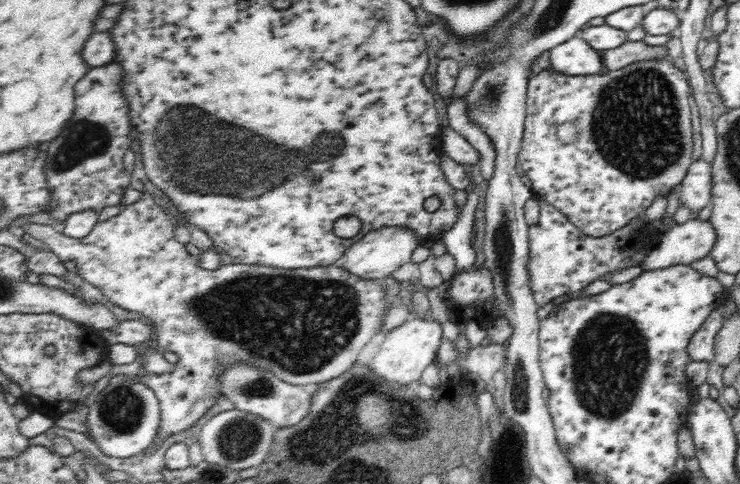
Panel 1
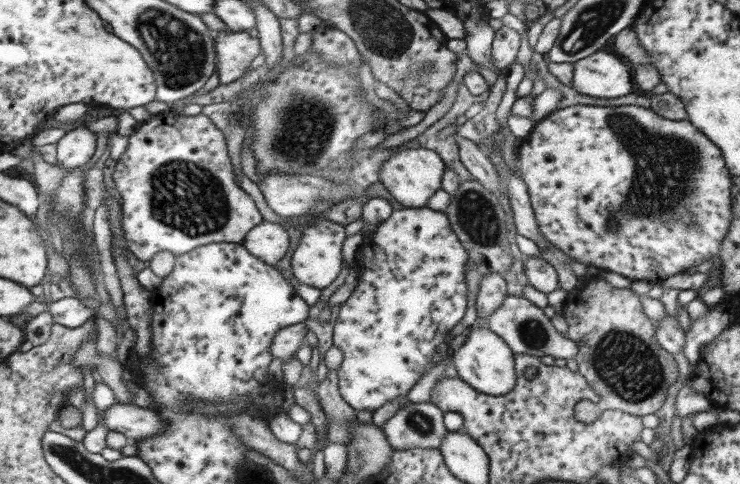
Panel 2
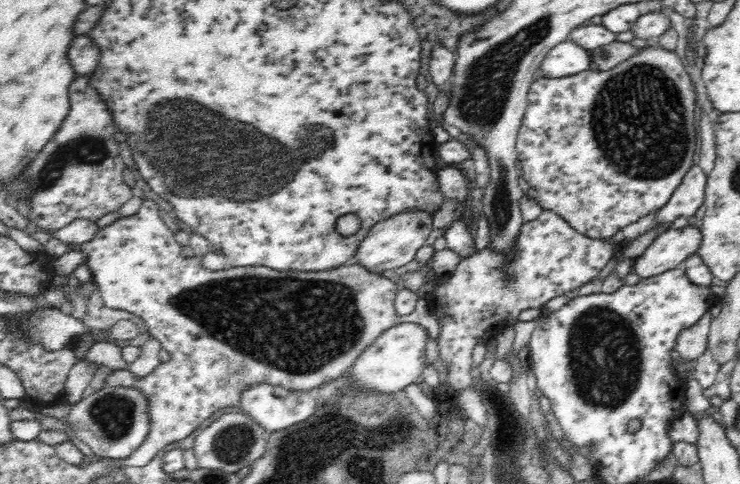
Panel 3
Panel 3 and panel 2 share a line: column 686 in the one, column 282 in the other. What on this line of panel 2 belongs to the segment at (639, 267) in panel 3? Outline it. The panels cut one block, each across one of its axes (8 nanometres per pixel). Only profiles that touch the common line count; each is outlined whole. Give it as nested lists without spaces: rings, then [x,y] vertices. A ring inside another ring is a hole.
[[[262,220],[253,226],[242,240],[245,250],[265,264],[275,266],[289,248],[289,237],[278,223]]]

